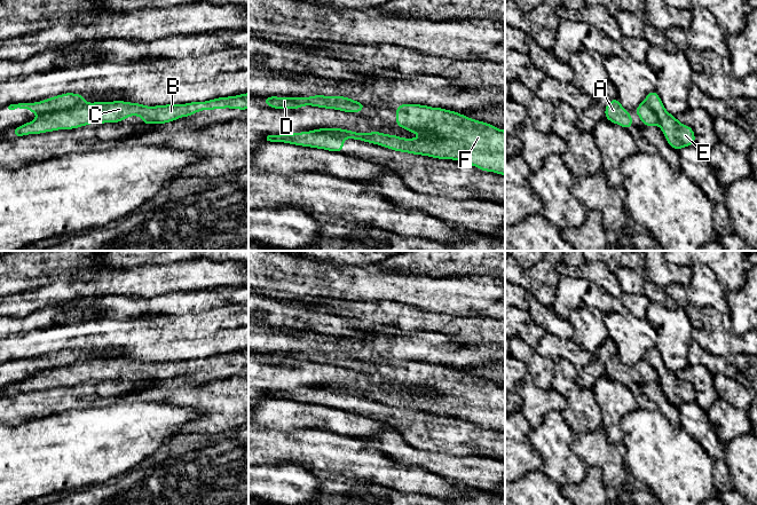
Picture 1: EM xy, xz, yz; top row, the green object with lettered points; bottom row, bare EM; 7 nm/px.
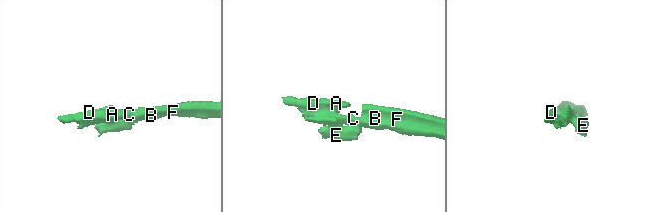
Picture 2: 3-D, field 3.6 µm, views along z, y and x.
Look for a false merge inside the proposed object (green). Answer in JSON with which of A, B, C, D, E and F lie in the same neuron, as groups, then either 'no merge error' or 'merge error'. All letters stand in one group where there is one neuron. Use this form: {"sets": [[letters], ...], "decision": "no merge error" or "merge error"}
{"sets": [["A", "B", "C", "D", "F"], ["E"]], "decision": "merge error"}

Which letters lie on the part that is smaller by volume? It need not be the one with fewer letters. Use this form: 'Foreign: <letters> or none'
Foreign: E

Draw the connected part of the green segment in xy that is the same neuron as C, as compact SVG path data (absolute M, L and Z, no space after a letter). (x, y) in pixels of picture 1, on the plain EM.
M249 349L218 354L205 358L147 363L125 357L94 358L73 365L40 371L36 377L14 384L14 394L41 390L57 386L74 386L89 380L121 379L131 372L140 372L144 381L165 380L181 373L190 373L198 368L215 365L249 365Z

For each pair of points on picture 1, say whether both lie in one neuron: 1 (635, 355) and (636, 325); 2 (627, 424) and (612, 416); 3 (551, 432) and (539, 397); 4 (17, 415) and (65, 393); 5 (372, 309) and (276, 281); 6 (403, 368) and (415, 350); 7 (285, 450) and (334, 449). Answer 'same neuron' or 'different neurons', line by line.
1: same neuron
2: different neurons
3: different neurons
4: same neuron
5: different neurons
6: different neurons
7: same neuron

